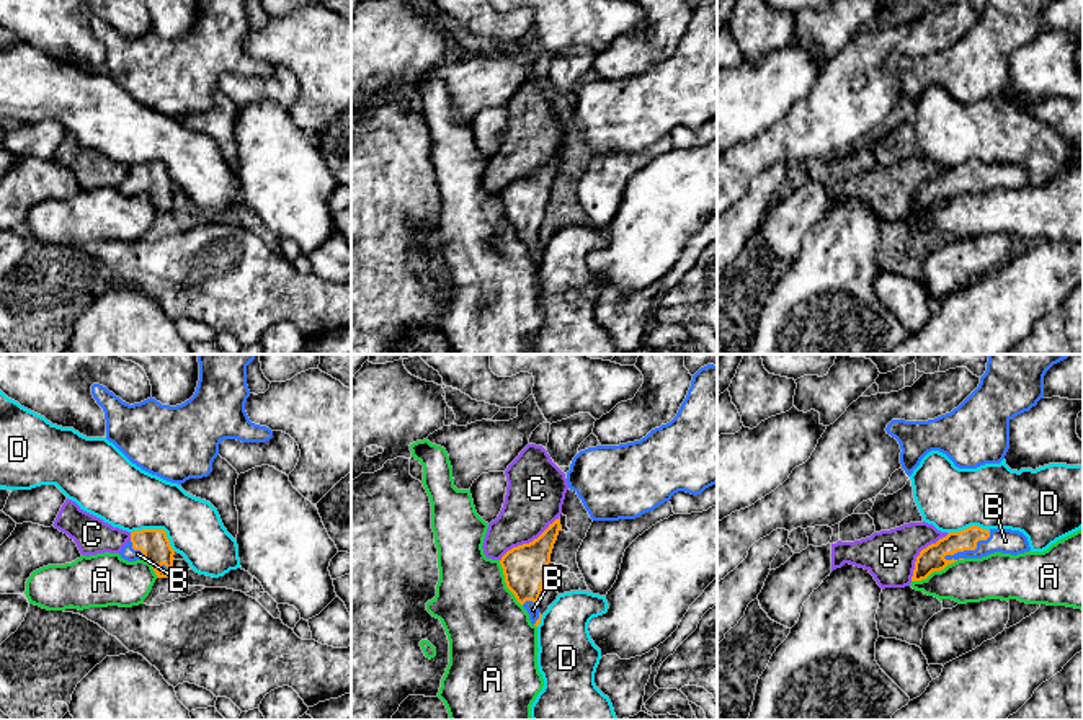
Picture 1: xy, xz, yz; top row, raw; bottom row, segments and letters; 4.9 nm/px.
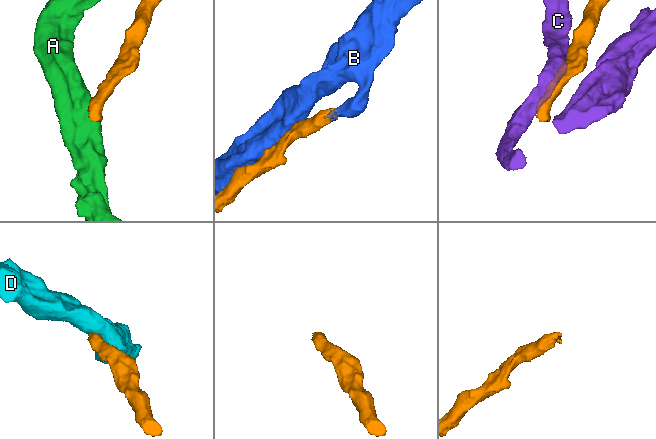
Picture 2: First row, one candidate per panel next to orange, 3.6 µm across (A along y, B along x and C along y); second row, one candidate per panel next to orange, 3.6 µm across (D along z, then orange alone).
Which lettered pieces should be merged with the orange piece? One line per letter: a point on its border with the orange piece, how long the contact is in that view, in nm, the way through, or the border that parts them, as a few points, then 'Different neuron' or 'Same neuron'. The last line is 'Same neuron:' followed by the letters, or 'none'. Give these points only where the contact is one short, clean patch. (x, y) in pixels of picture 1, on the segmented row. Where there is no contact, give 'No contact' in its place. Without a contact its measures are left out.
A: Touches orange at yz (938, 570). Shared border 280 nm. Boundary: yz (964, 559), (912, 582). Different neuron
B: Touches orange at yz (969, 549). Shared border 280 nm. Same neuron
C: Touches orange at xz (530, 542). Shared border 360 nm. Different neuron
D: Touches orange at xy (157, 529). Shared border 240 nm. Boundary: xy (131, 531), (162, 529), (175, 551). Different neuron
Same neuron: B

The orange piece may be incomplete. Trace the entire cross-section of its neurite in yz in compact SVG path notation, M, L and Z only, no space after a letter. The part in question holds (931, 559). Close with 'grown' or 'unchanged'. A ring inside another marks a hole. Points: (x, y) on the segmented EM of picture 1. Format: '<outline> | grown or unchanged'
M970 526L959 532L949 532L923 549L916 557L911 581L926 580L933 571L941 571L957 560L982 558L995 552L1018 555L1029 550L1027 537L1019 531L987 531Z | grown

